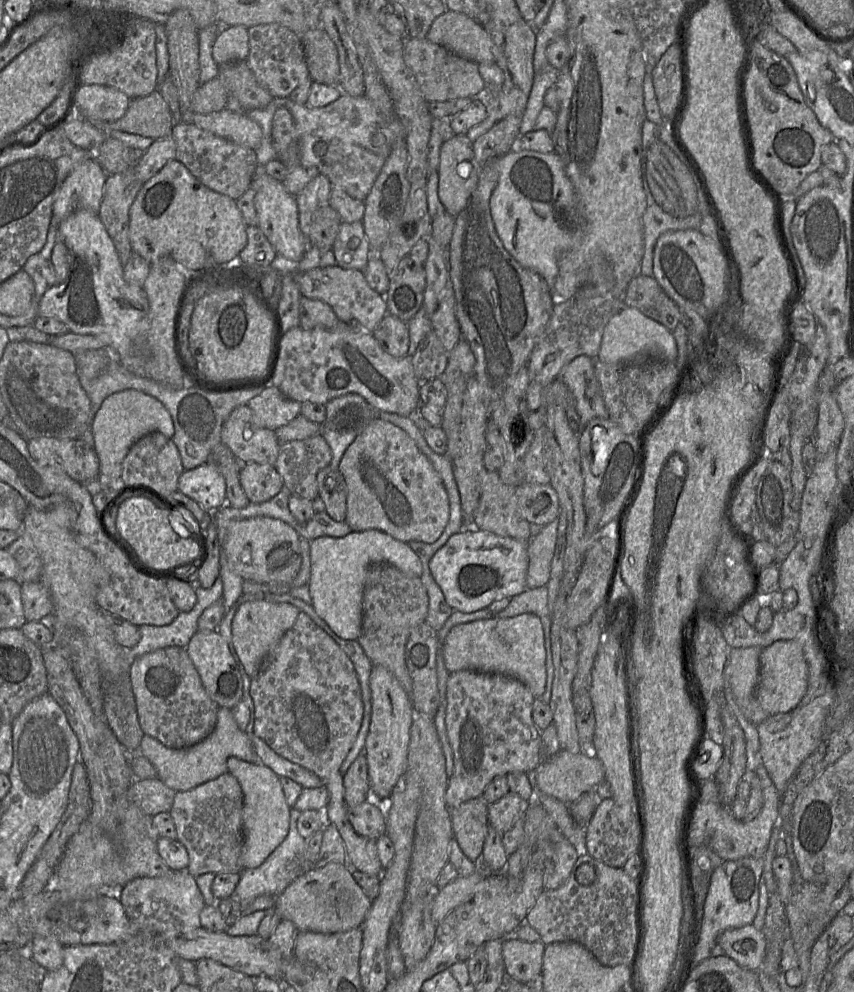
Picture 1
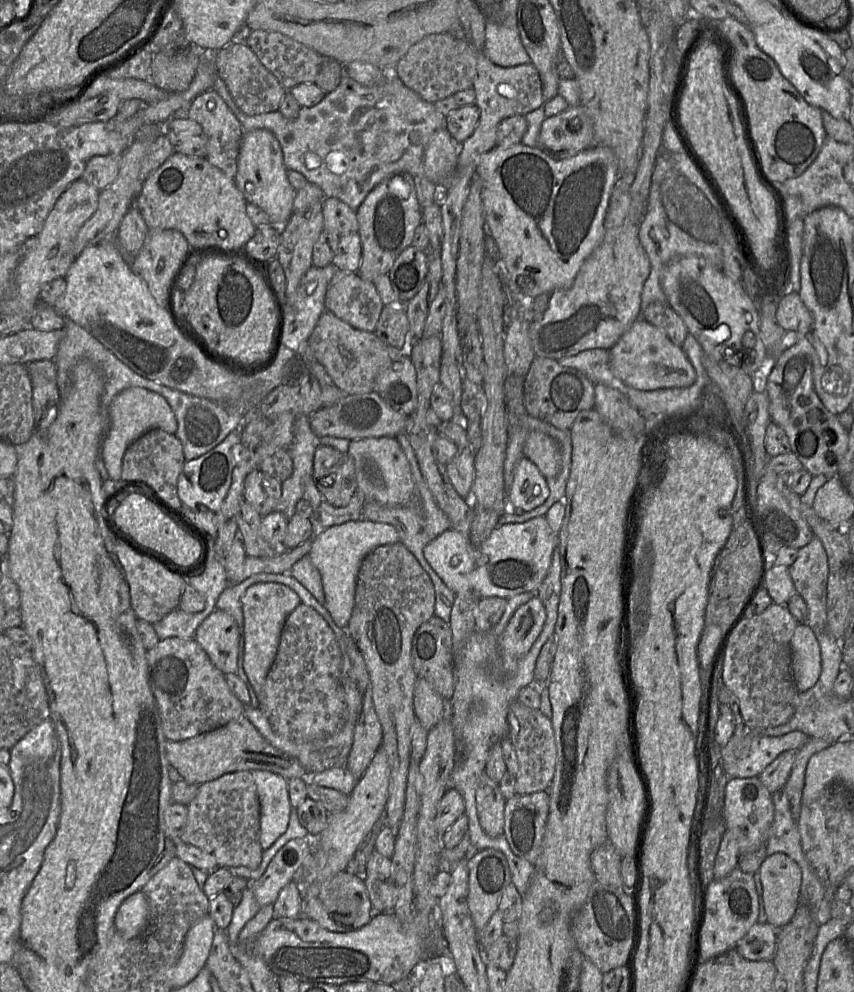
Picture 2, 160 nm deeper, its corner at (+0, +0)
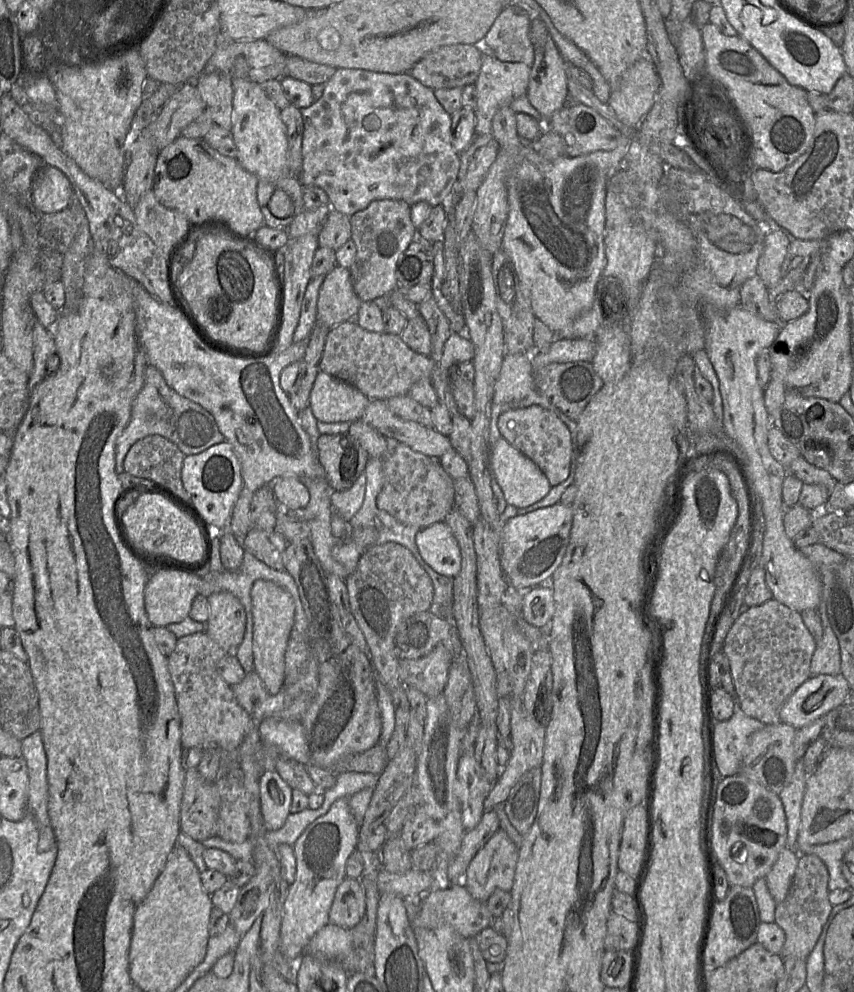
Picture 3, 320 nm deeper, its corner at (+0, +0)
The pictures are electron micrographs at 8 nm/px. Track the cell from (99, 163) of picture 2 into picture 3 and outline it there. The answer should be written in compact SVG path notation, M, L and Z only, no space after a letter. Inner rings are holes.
M43 165L32 179L32 207L39 214L65 209L73 199L68 178L57 168Z

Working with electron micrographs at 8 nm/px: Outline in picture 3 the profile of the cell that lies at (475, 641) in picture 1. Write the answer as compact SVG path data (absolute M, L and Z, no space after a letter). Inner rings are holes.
M536 586L524 592L522 617L527 623L543 628L551 622L554 612L552 587Z

